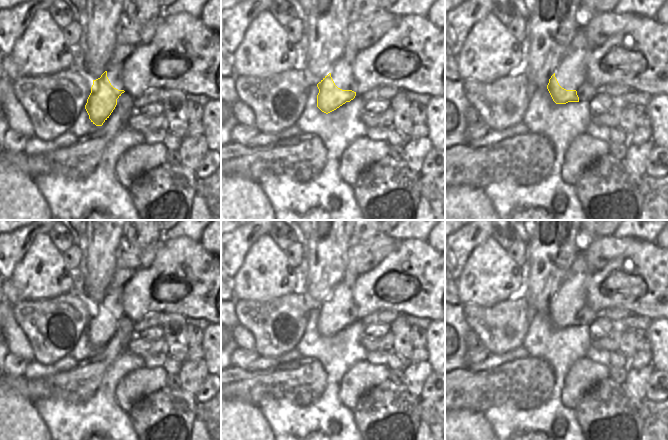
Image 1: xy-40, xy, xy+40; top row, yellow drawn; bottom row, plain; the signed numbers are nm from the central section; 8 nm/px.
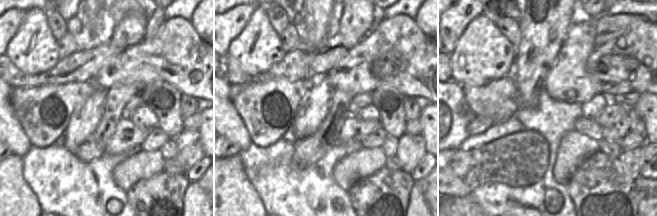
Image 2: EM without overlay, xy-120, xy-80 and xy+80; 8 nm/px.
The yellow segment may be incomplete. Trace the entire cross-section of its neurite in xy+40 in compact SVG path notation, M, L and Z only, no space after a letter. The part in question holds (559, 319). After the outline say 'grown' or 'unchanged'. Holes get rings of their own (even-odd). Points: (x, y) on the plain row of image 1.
M579 252L547 309L556 328L582 324L589 326L597 319L597 312L587 305L585 281L590 273L583 255Z; grown

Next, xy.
M343 280L335 286L331 296L318 308L317 331L328 338L357 321L353 301L354 282Z; grown

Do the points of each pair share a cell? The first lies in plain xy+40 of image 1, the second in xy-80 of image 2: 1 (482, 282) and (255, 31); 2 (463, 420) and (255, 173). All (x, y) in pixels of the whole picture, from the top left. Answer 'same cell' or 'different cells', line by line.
1: same cell
2: different cells

